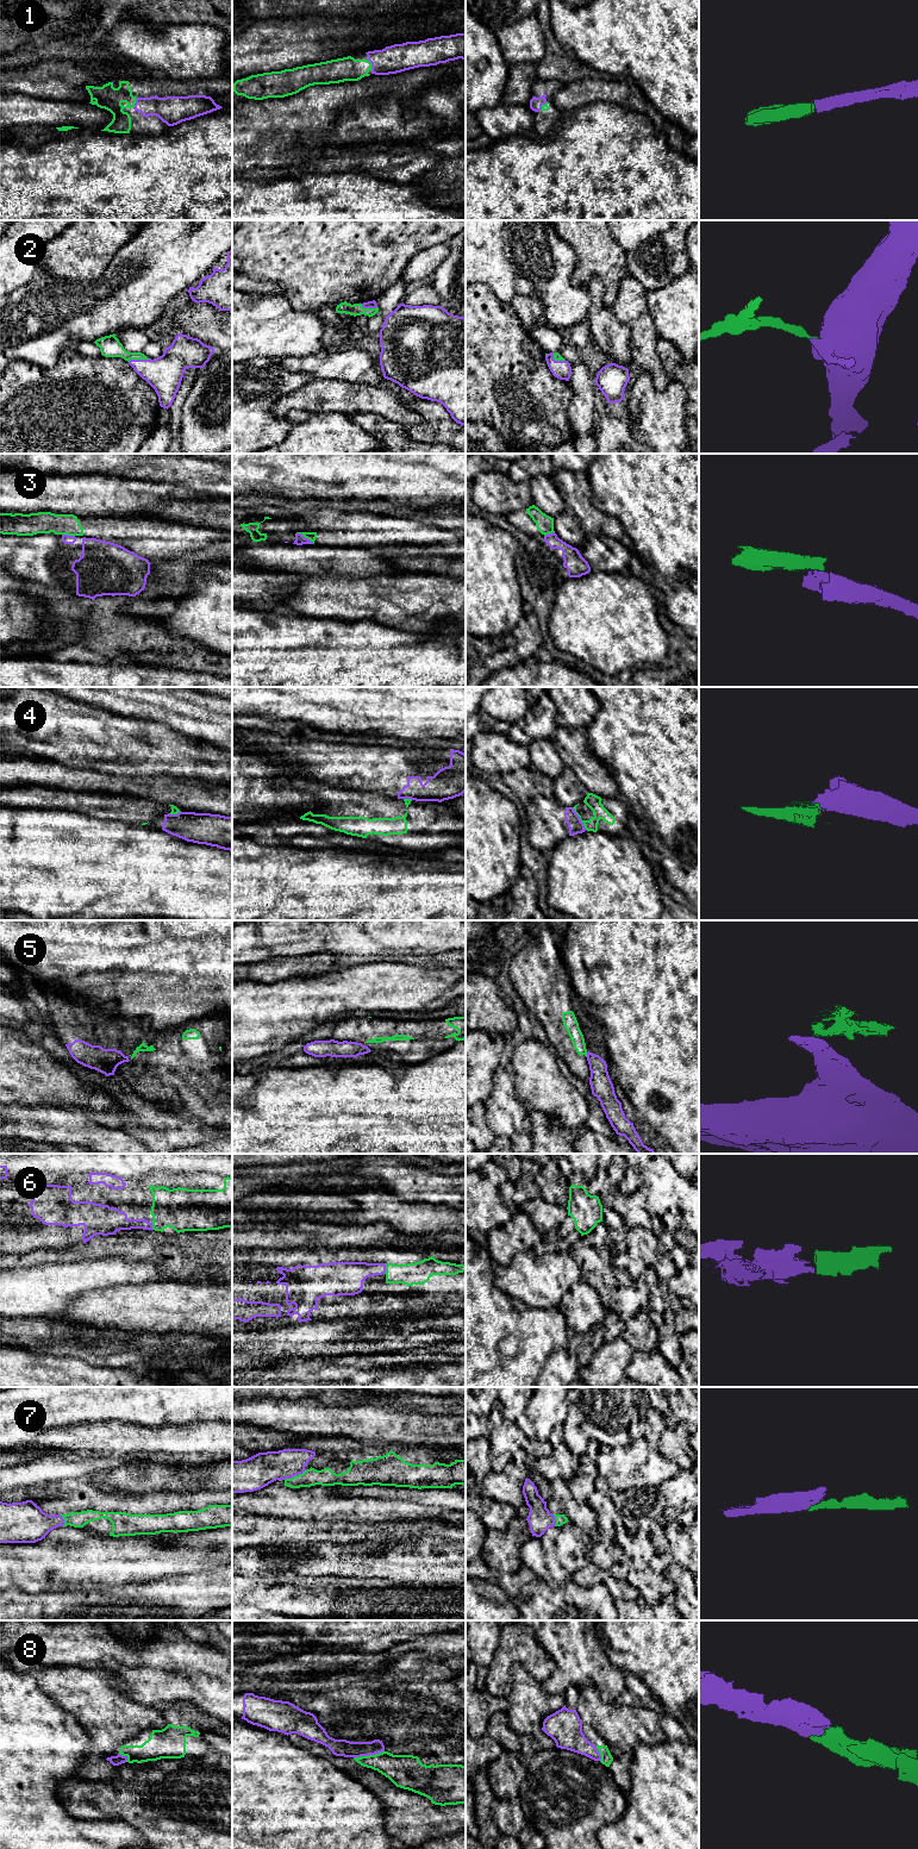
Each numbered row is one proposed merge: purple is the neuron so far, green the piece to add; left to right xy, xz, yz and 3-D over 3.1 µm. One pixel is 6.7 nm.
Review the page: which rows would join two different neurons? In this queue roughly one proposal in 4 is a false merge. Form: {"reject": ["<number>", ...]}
{"reject": ["3", "4", "5"]}

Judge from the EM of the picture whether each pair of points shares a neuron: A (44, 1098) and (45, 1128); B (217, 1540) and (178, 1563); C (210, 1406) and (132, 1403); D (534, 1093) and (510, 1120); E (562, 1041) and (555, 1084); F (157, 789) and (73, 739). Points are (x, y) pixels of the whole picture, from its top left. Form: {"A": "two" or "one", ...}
{"A": "two", "B": "one", "C": "one", "D": "two", "E": "two", "F": "two"}

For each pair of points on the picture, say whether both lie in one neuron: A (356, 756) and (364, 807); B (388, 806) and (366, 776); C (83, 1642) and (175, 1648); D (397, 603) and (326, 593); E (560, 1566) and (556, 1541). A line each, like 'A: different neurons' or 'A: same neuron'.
A: different neurons
B: different neurons
C: same neuron
D: same neuron
E: same neuron

